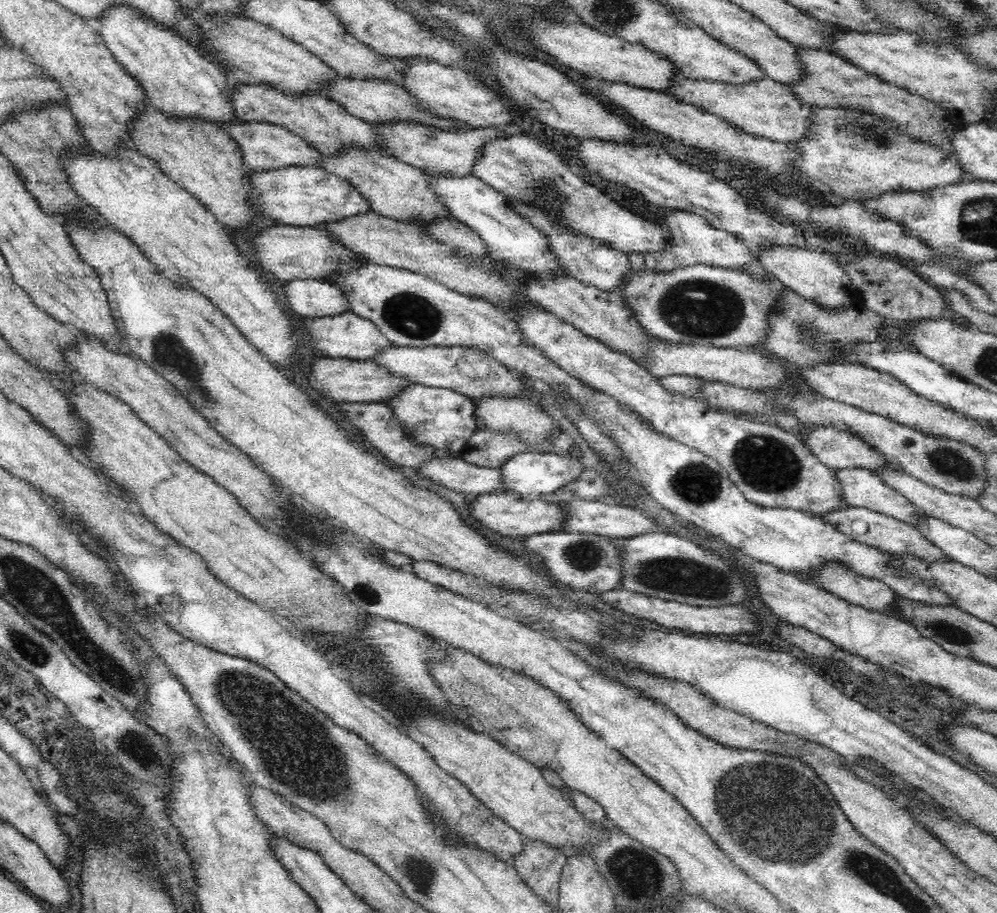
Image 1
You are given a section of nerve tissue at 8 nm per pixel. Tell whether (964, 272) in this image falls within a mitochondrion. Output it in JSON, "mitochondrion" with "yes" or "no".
{"mitochondrion":"no"}

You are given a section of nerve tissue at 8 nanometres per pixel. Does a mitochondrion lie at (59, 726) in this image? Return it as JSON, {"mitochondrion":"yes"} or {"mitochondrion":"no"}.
{"mitochondrion":"no"}

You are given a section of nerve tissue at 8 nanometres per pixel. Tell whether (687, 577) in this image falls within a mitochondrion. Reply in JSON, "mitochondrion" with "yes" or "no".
{"mitochondrion":"yes"}

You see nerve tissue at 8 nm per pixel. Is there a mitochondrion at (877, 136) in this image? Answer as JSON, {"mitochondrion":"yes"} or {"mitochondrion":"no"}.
{"mitochondrion":"yes"}

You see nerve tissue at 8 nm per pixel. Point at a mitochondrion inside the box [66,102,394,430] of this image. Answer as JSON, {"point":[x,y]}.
{"point":[169,351]}

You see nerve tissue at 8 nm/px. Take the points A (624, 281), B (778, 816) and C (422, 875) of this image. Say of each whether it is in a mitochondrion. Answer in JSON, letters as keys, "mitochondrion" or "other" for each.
{"A":"other","B":"mitochondrion","C":"mitochondrion"}

